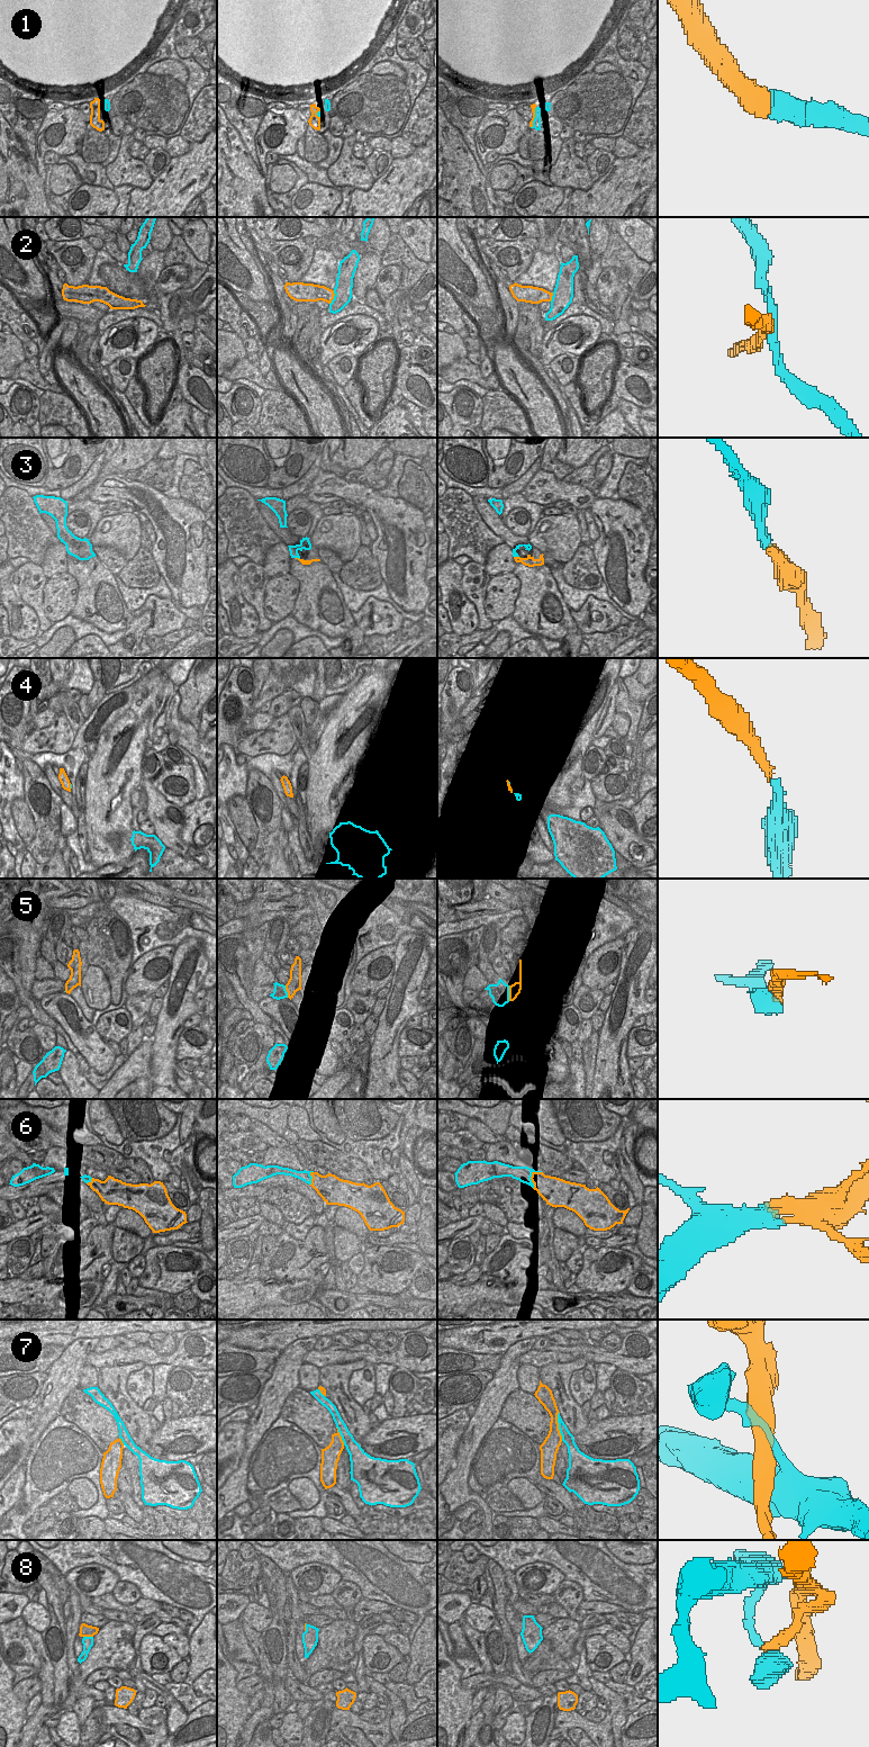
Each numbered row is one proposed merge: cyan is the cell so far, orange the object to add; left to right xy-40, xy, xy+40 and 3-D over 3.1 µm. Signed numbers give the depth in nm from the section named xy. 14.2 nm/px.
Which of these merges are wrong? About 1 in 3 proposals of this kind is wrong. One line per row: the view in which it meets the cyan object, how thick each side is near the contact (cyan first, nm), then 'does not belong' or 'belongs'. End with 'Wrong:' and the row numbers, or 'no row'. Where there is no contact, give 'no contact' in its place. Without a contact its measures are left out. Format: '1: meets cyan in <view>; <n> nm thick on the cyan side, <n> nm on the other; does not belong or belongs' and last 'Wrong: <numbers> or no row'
1: meets cyan in xy+40; 130 nm thick on the cyan side, 70 nm on the other; belongs
2: meets cyan in xy; 260 nm thick on the cyan side, 220 nm on the other; does not belong
3: meets cyan in xy+40; 90 nm thick on the cyan side, 140 nm on the other; belongs
4: meets cyan in xy-40; 30 nm thick on the cyan side, 130 nm on the other; belongs
5: meets cyan in xy+40; 280 nm thick on the cyan side, 160 nm on the other; belongs
6: meets cyan in xy+40; 220 nm thick on the cyan side, 280 nm on the other; belongs
7: meets cyan in xy+40; 160 nm thick on the cyan side, 240 nm on the other; does not belong
8: meets cyan in xy-40; 160 nm thick on the cyan side, 170 nm on the other; does not belong
Wrong: 2, 7, 8

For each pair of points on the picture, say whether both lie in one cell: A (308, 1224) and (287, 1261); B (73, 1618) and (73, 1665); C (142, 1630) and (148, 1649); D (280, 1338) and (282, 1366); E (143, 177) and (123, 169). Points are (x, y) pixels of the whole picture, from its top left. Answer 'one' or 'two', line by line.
A: two
B: one
C: two
D: two
E: one

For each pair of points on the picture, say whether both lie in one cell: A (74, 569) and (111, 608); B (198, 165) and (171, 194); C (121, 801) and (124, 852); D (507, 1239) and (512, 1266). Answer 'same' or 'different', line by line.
A: same
B: same
C: same
D: same

